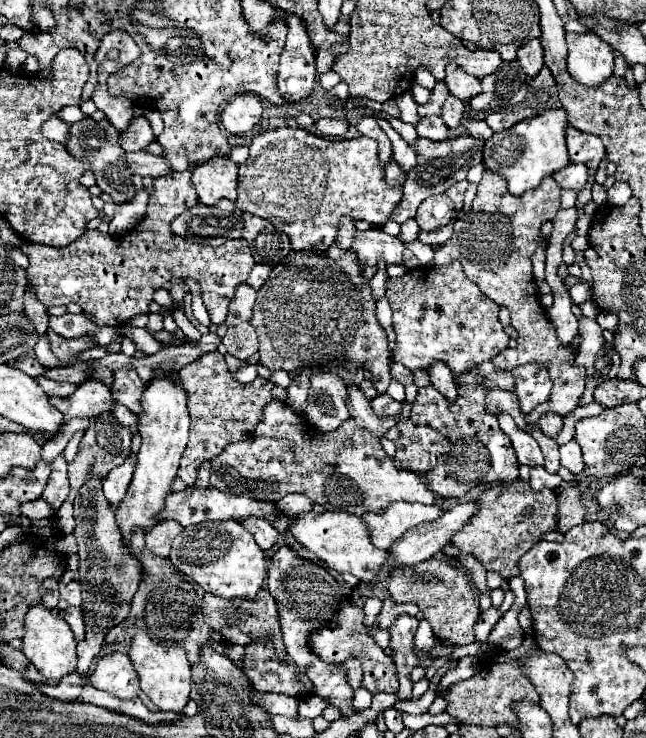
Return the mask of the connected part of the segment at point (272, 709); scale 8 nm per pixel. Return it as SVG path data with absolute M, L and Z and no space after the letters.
M253 691L253 703L257 703L259 707L263 707L267 713L273 715L285 715L291 719L297 717L297 701L287 695L275 695L275 693L261 695L259 691Z

